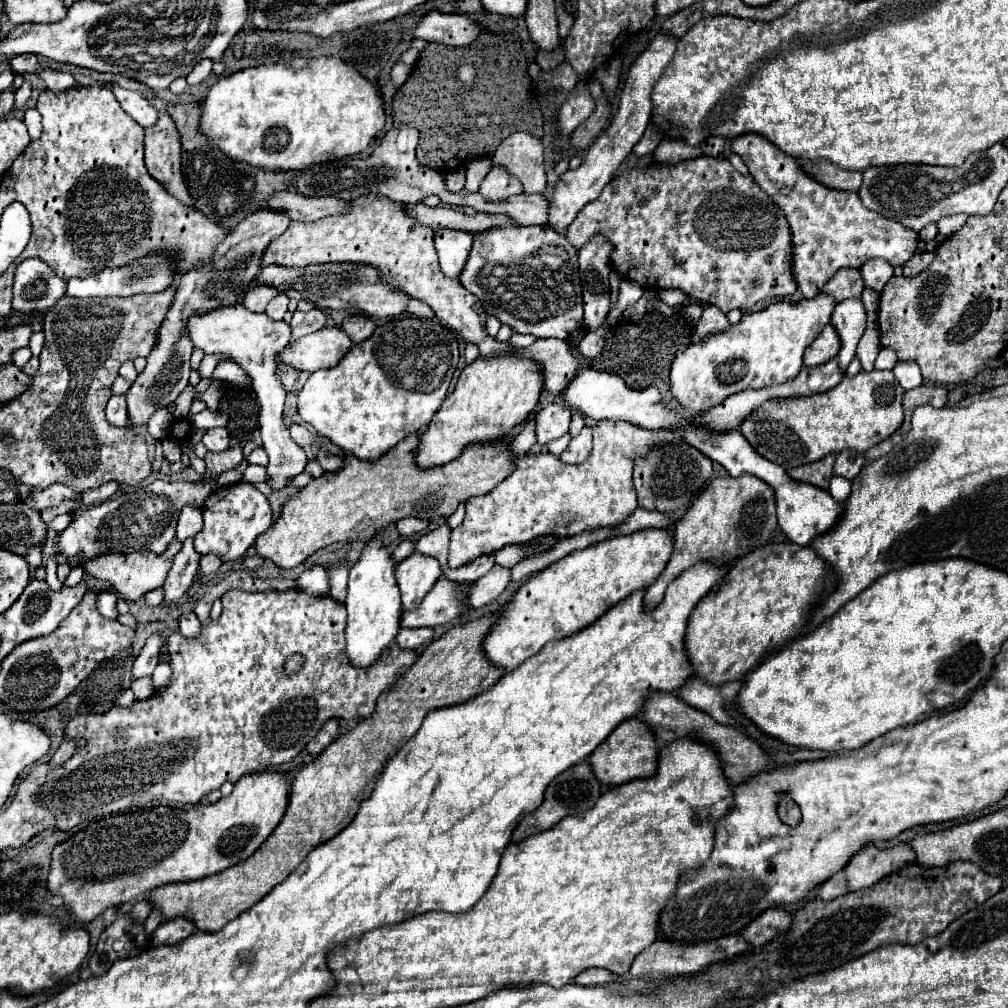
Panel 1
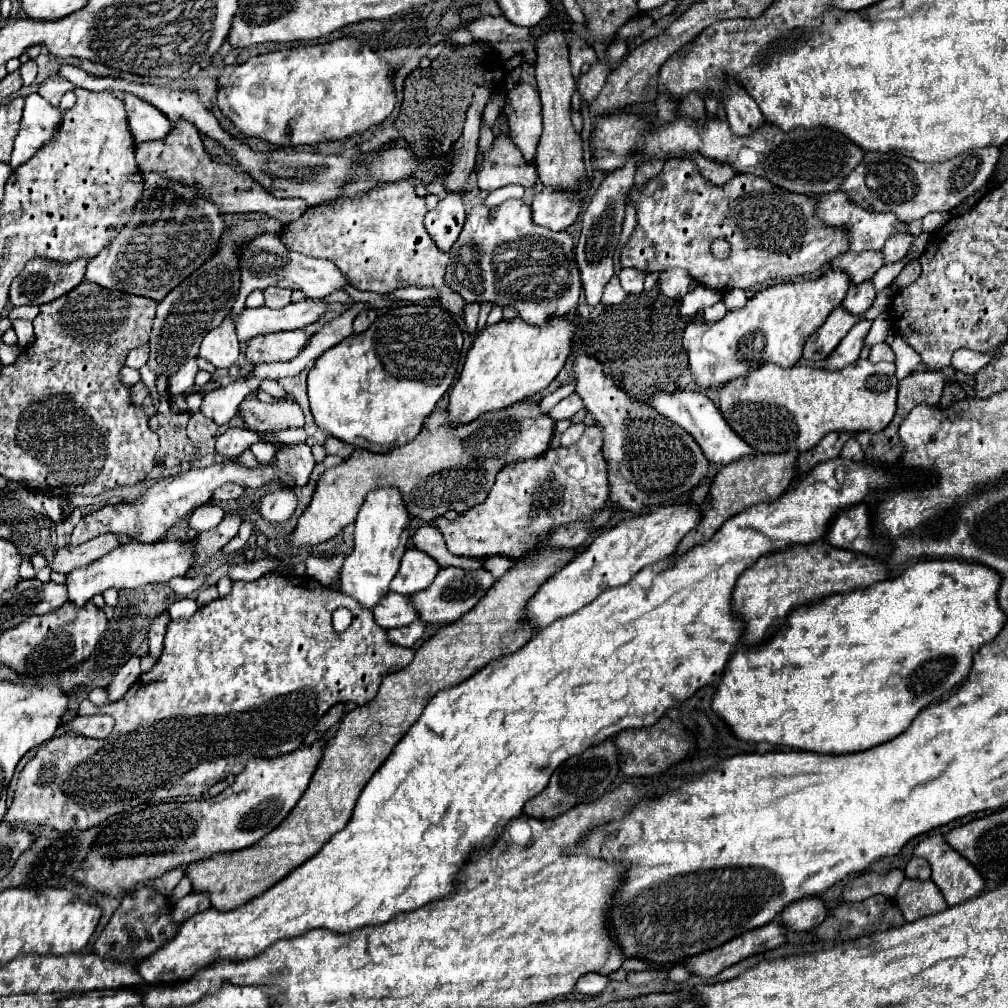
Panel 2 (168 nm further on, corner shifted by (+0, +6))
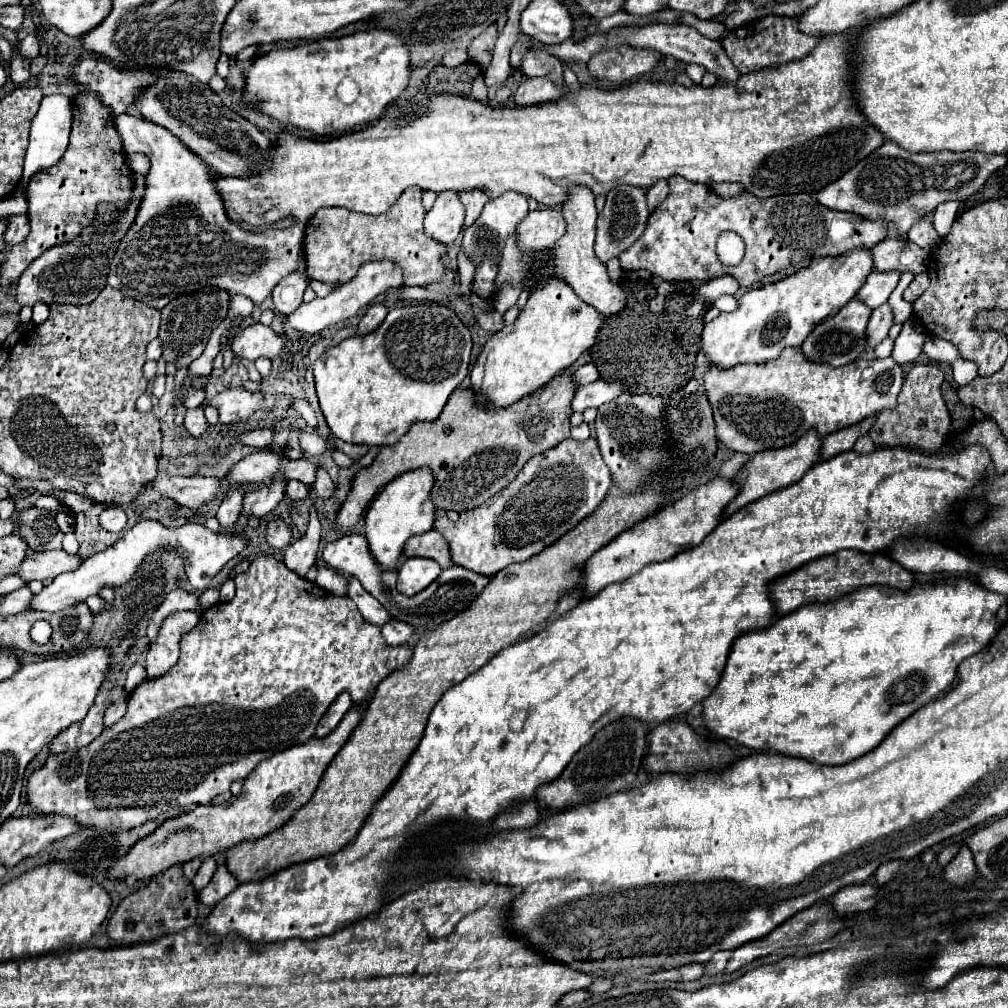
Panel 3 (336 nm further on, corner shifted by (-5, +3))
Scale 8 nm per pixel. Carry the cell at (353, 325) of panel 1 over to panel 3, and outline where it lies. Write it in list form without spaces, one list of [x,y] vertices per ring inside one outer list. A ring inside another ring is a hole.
[[[373,303],[369,309],[367,309],[367,313],[363,315],[363,319],[359,321],[359,335],[367,335],[369,331],[375,331],[381,323],[383,323],[383,319],[385,319],[385,315],[387,315],[387,307],[385,305],[381,305],[381,303]]]

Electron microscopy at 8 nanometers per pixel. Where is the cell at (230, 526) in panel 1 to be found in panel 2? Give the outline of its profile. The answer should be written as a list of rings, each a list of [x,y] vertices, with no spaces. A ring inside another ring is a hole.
[[[282,488],[282,490],[268,492],[260,500],[254,500],[252,506],[256,508],[256,512],[264,520],[268,520],[268,522],[284,522],[296,510],[296,496],[290,492],[290,488]]]

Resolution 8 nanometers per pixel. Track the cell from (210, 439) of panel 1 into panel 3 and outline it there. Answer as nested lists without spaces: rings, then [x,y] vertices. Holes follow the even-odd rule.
[[[197,407],[197,409],[187,409],[185,413],[185,419],[183,419],[183,427],[189,435],[193,437],[201,437],[203,431],[207,429],[207,421],[205,421],[205,415],[203,415],[203,409]]]

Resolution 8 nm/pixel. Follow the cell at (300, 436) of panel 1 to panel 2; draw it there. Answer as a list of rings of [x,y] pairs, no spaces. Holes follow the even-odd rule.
[[[244,400],[240,416],[246,426],[258,434],[280,434],[290,428],[304,428],[304,414],[298,404],[286,400],[278,404],[264,404],[260,400]]]

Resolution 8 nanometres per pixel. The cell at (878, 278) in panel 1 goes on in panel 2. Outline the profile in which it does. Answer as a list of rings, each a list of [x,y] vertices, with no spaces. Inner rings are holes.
[[[892,236],[884,248],[882,248],[882,254],[884,254],[884,264],[890,264],[890,262],[898,262],[902,254],[906,254],[906,248],[910,246],[910,240],[912,236]]]

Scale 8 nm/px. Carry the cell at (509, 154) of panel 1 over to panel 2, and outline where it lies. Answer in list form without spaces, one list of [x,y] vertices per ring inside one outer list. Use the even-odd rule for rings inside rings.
[[[518,84],[508,92],[506,108],[508,134],[518,144],[526,162],[532,162],[542,134],[542,106],[538,90],[530,84]]]

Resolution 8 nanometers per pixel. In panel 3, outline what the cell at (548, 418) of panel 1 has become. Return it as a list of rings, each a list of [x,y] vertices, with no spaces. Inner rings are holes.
[[[597,379],[589,385],[585,385],[583,389],[579,387],[573,399],[573,411],[583,413],[589,407],[599,407],[607,401],[617,399],[619,395],[623,395],[627,389],[625,385],[617,379],[617,381],[605,381],[605,379]]]

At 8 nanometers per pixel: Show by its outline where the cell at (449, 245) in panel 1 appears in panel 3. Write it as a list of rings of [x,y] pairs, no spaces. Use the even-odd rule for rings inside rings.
[[[453,191],[439,193],[437,201],[425,215],[425,233],[431,239],[449,245],[461,233],[463,219],[465,219],[465,209],[459,201],[459,195],[455,195]]]

